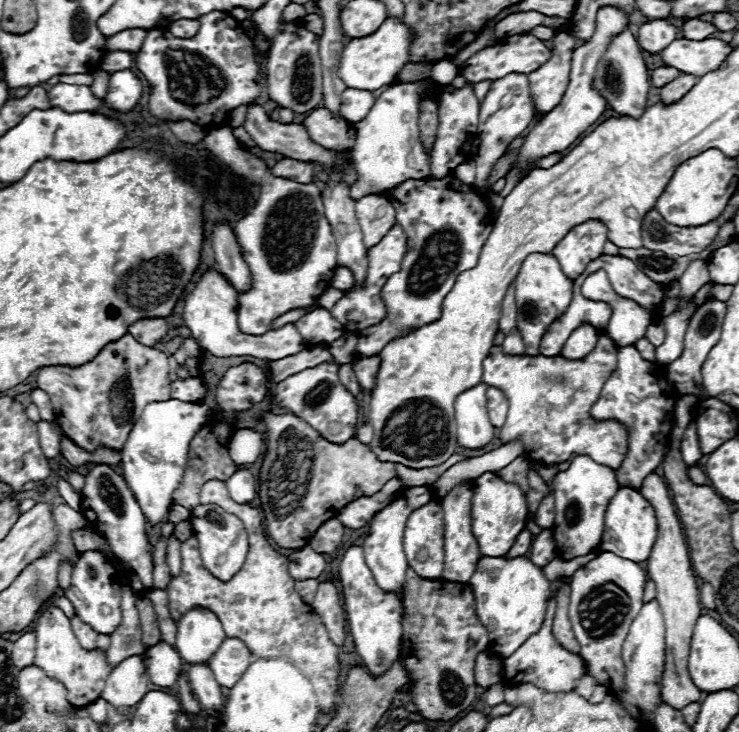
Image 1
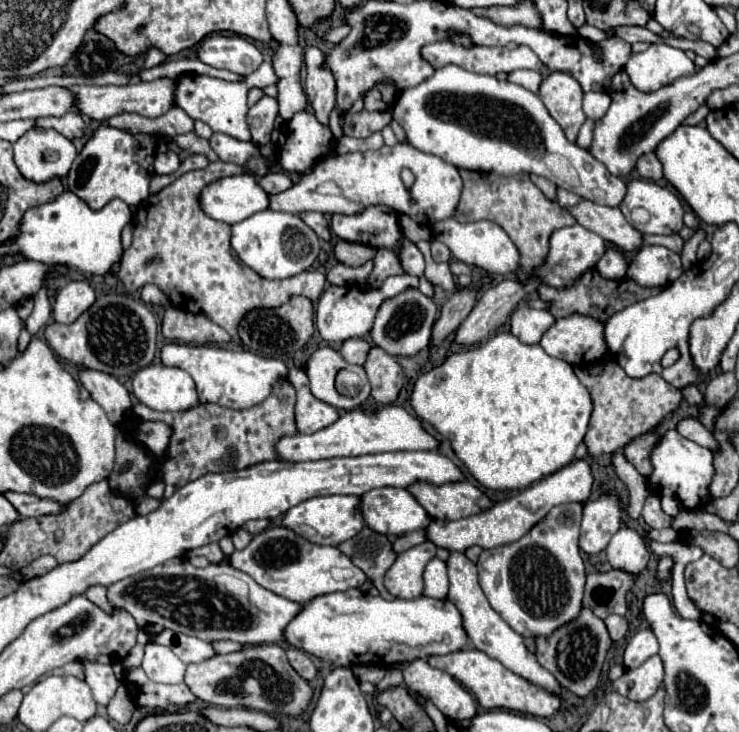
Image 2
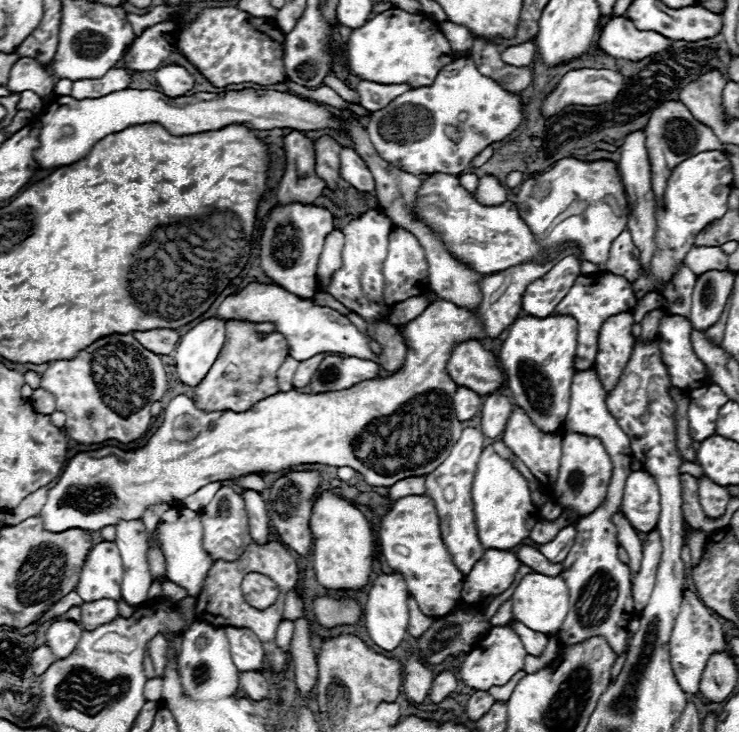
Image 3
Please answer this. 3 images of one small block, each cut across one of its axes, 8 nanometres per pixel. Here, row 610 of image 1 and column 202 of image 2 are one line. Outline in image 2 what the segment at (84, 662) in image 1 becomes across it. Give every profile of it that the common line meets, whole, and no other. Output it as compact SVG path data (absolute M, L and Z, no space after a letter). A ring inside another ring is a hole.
M212 34L196 48L196 58L214 68L226 68L236 74L252 74L262 64L262 52L244 36Z

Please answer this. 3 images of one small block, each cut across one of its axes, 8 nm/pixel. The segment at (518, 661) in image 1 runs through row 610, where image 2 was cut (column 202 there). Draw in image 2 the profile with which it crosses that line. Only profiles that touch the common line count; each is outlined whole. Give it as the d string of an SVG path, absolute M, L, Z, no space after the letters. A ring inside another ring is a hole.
M212 542L212 544L208 544L208 546L200 546L200 548L196 548L196 550L190 550L186 556L188 556L188 558L192 558L192 556L206 556L212 564L220 564L220 562L226 560L226 556L222 554L222 550L220 550L220 546L218 546L216 542Z

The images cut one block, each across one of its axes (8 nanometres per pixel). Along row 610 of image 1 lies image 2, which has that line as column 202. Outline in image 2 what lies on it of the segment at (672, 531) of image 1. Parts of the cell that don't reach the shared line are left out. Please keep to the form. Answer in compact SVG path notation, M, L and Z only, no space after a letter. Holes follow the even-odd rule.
M278 644L244 646L240 652L218 654L200 664L188 664L184 682L202 702L210 706L244 706L270 716L304 714L314 696L314 688L288 664L284 648Z

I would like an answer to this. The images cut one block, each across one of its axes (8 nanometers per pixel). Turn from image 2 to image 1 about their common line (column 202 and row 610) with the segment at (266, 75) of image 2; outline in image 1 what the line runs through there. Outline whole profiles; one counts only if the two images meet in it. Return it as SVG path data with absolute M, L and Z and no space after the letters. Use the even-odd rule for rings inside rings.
M86 550L80 554L74 570L72 570L70 587L65 591L65 596L72 600L76 616L90 624L98 634L112 634L120 622L122 622L122 590L116 578L116 568L112 562L96 552L96 550Z

